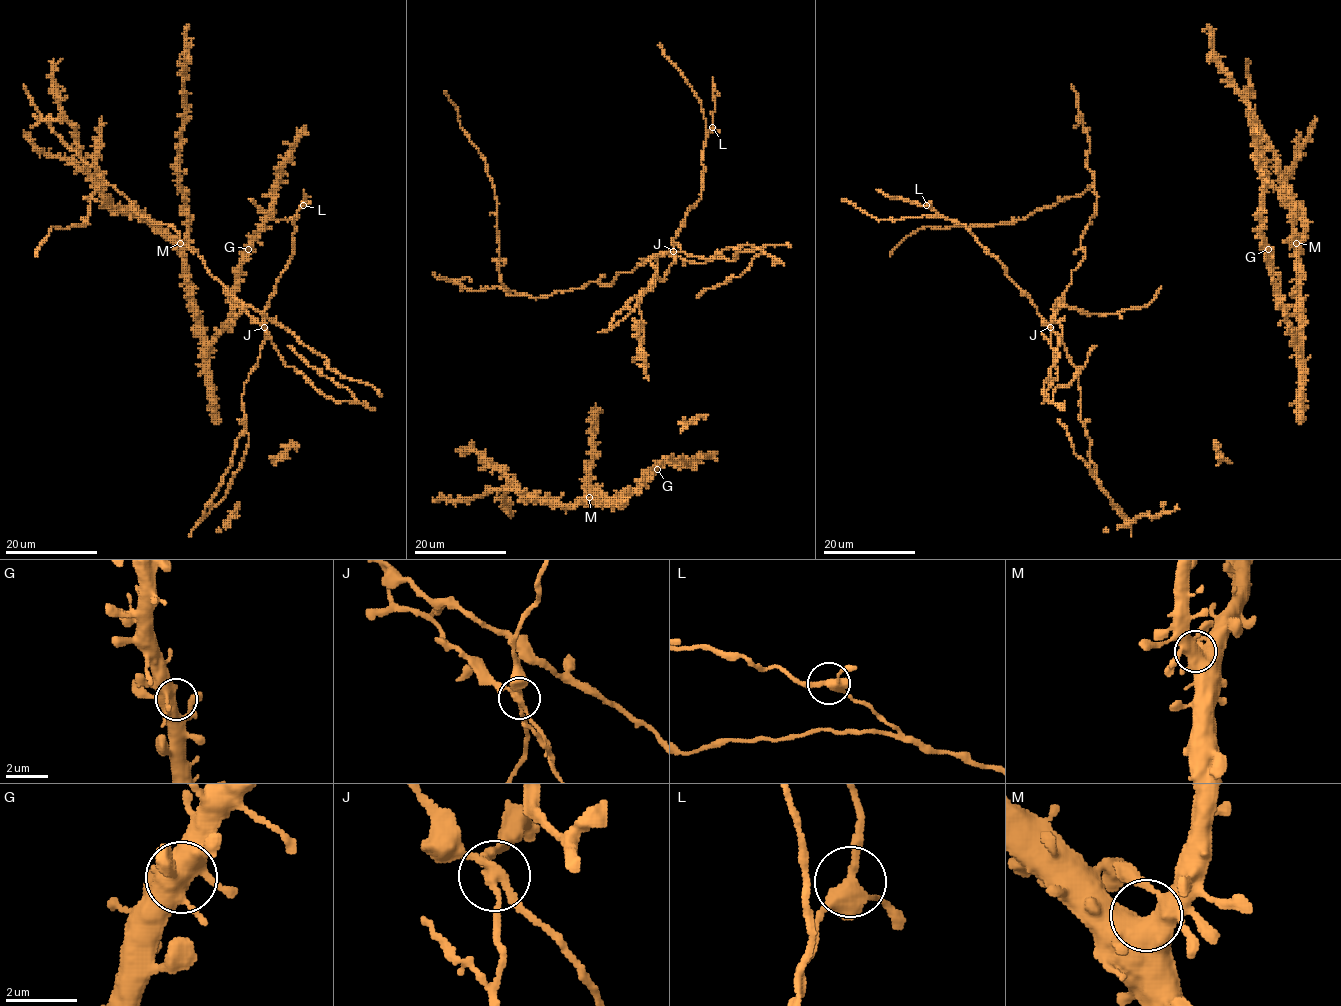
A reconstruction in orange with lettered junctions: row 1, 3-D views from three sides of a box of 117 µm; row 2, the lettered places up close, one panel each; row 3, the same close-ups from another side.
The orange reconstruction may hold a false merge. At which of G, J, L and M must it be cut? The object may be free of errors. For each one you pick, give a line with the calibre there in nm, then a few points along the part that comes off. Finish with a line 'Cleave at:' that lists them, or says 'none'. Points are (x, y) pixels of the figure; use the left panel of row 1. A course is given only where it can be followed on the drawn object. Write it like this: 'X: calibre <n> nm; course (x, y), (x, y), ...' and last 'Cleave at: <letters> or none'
J: calibre 240 nm; course (264, 327), (172, 226), (142, 217), (111, 185), (101, 185), (88, 198), (85, 226), (52, 227), (36, 256)
Cleave at: J

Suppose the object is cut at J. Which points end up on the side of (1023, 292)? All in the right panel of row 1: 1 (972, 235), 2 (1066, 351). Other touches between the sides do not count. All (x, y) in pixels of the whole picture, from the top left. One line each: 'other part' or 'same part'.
1: same part
2: same part

